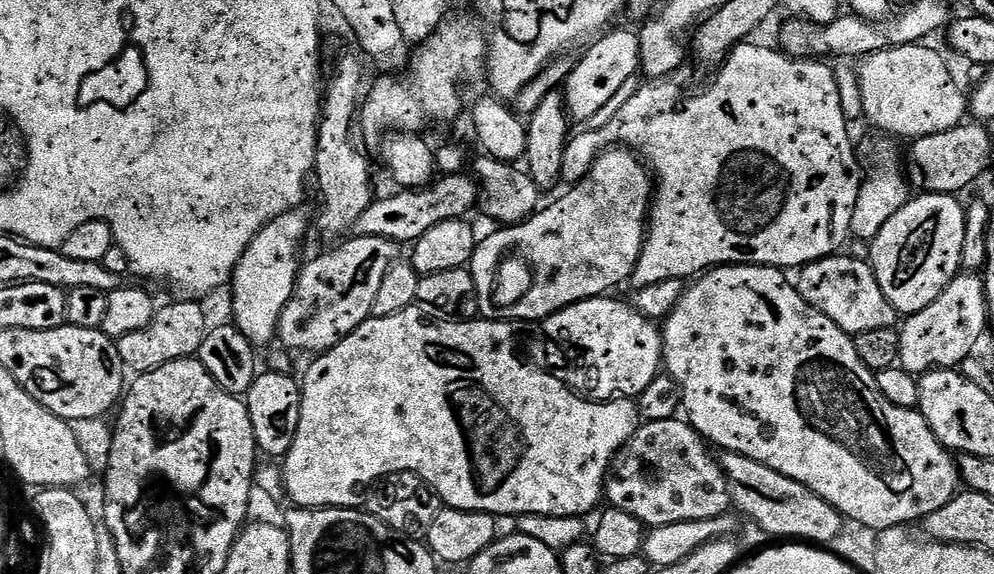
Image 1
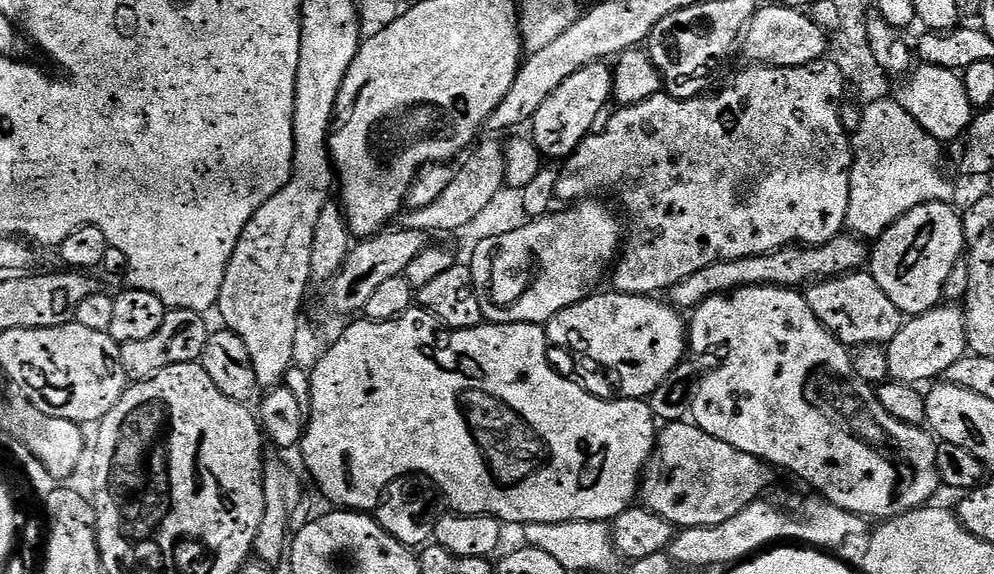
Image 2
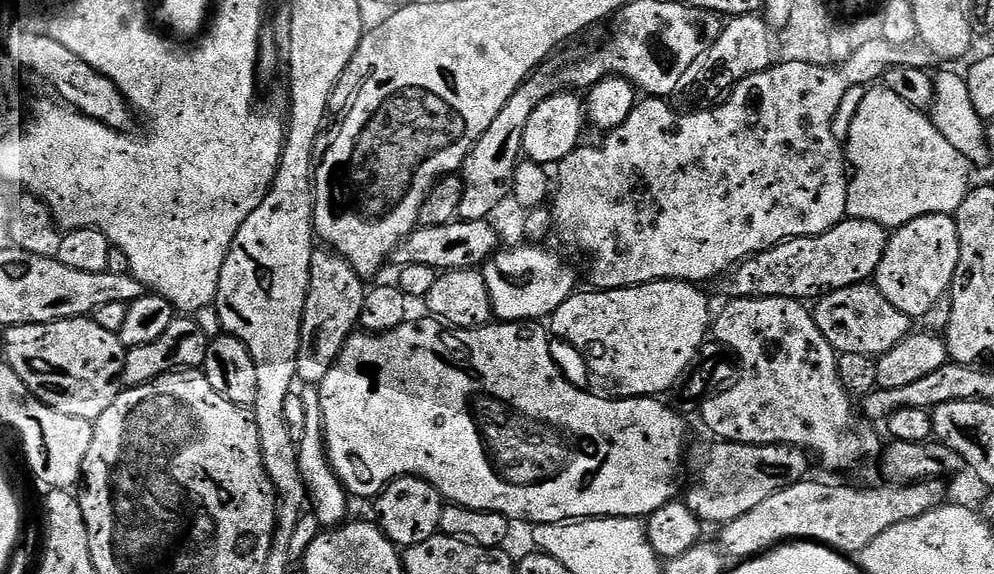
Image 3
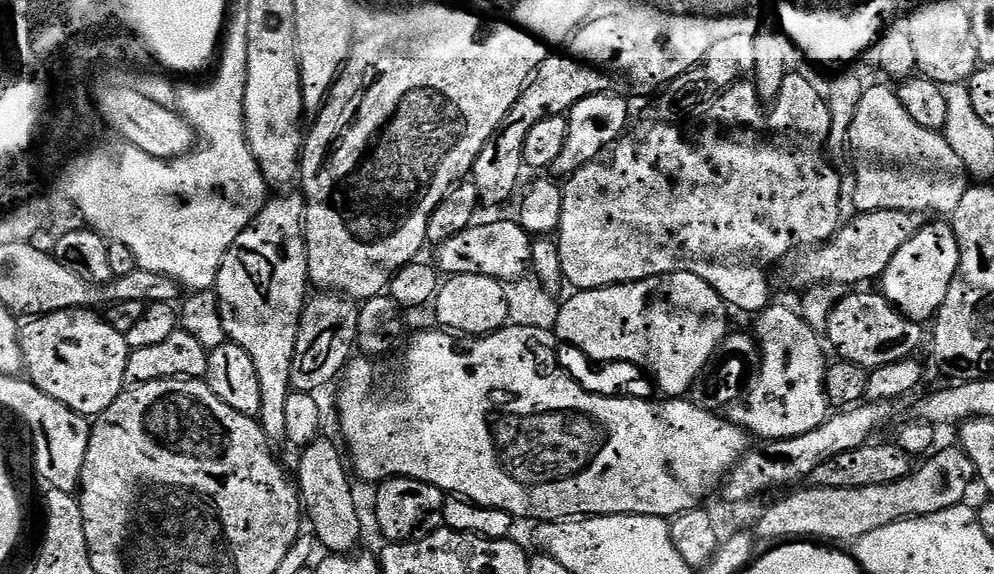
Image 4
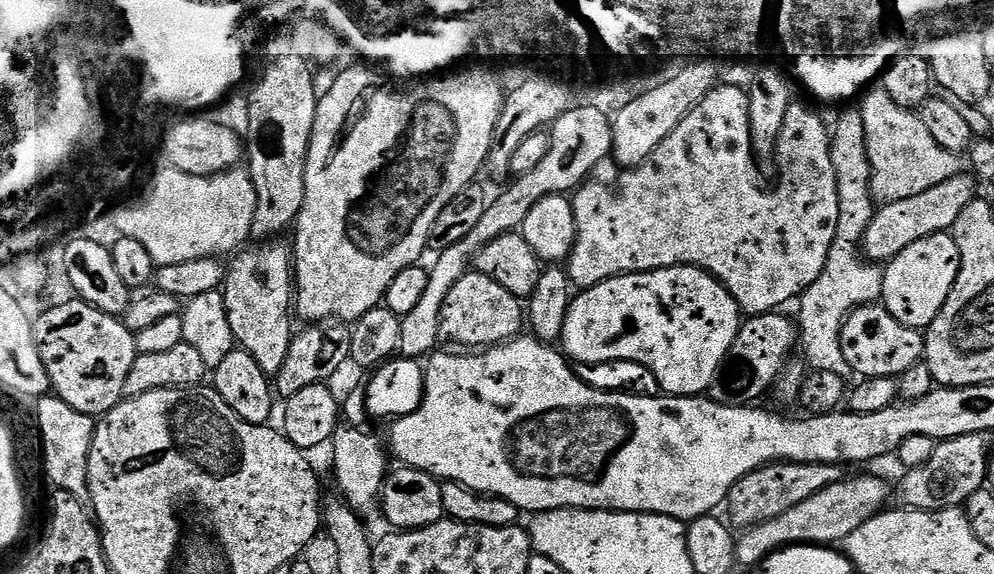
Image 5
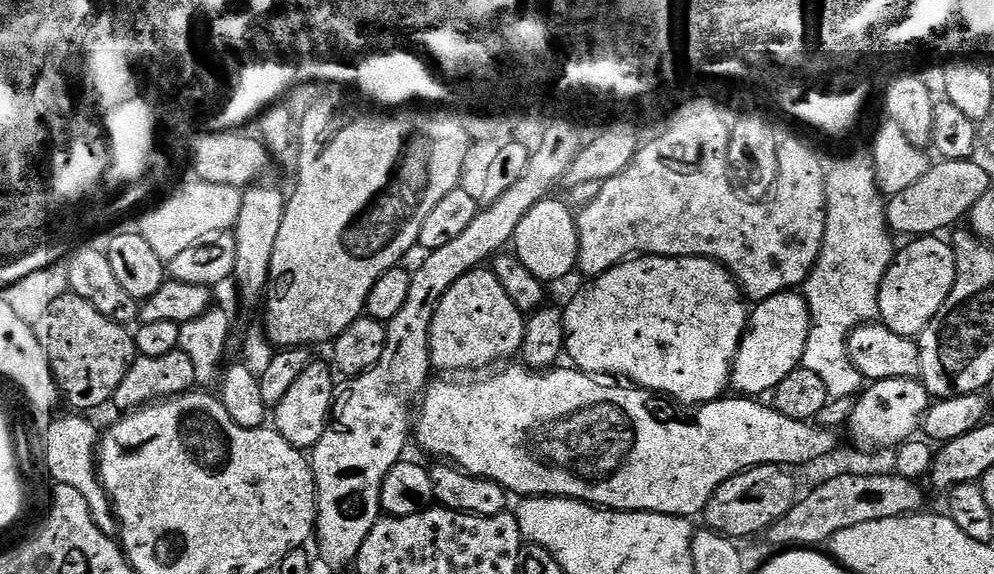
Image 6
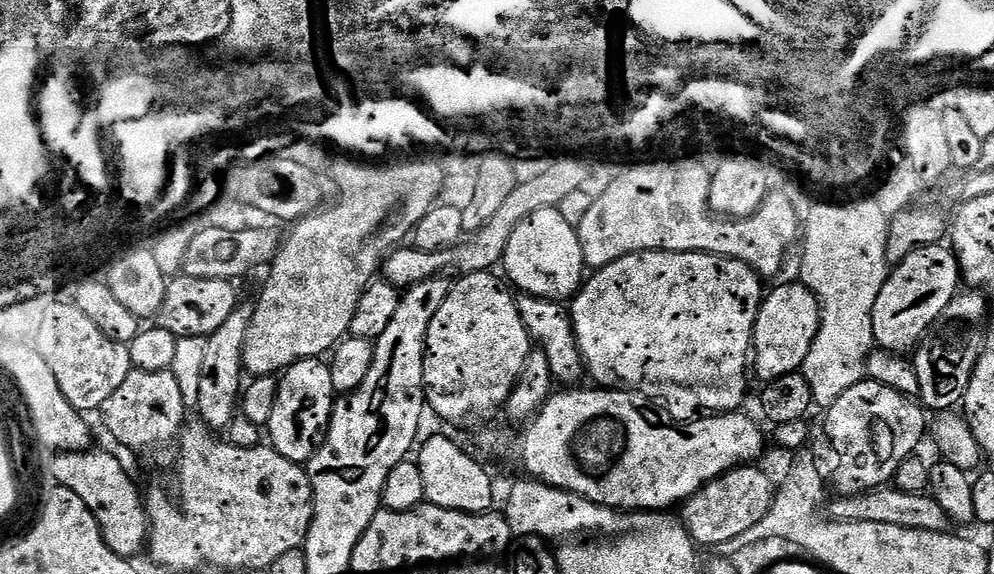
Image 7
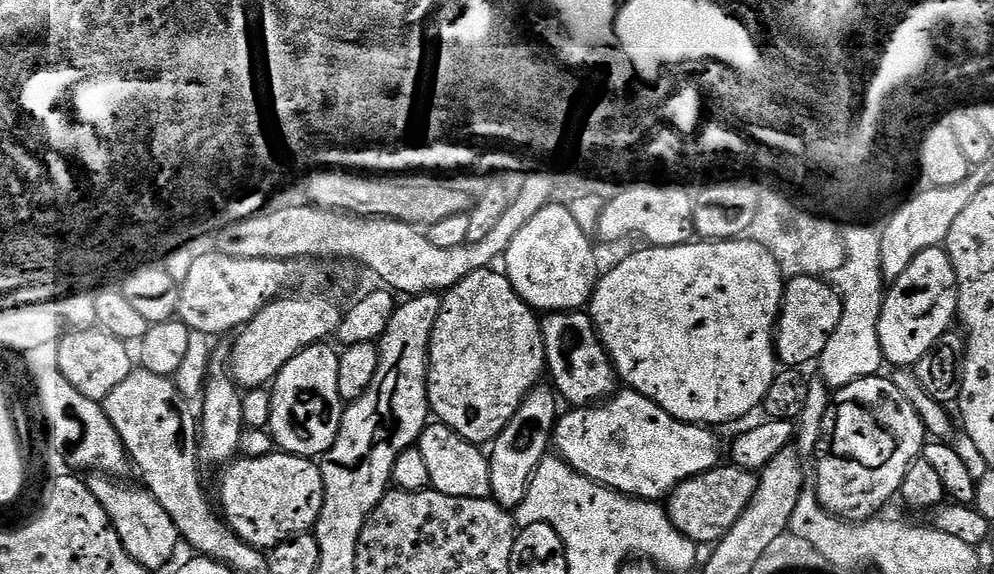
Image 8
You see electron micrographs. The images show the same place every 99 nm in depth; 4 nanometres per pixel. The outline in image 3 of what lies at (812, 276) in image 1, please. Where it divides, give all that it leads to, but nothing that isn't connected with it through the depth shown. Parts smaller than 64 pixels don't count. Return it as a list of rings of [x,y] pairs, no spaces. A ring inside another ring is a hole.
[[[872,282],[834,290],[820,297],[815,301],[814,315],[818,330],[822,330],[826,342],[830,342],[838,354],[866,354],[879,358],[894,350],[898,342],[914,331],[913,317],[902,314],[902,310],[891,304]]]

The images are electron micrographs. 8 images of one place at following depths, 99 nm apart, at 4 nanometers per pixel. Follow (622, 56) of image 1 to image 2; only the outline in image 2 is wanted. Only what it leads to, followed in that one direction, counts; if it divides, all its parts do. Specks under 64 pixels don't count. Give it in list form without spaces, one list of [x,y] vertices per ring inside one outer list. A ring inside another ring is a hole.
[[[595,62],[564,80],[542,102],[530,121],[530,139],[541,157],[565,160],[585,137],[591,135],[602,110],[611,101],[613,73],[613,69],[607,63]]]

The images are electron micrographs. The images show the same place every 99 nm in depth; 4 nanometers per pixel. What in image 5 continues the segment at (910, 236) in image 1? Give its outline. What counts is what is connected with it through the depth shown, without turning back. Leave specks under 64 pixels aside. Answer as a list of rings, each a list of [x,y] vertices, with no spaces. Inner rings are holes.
[[[935,232],[926,238],[918,238],[914,246],[906,246],[902,254],[887,261],[884,268],[884,295],[882,303],[902,326],[927,330],[938,318],[950,290],[958,278],[960,251],[948,232]]]

